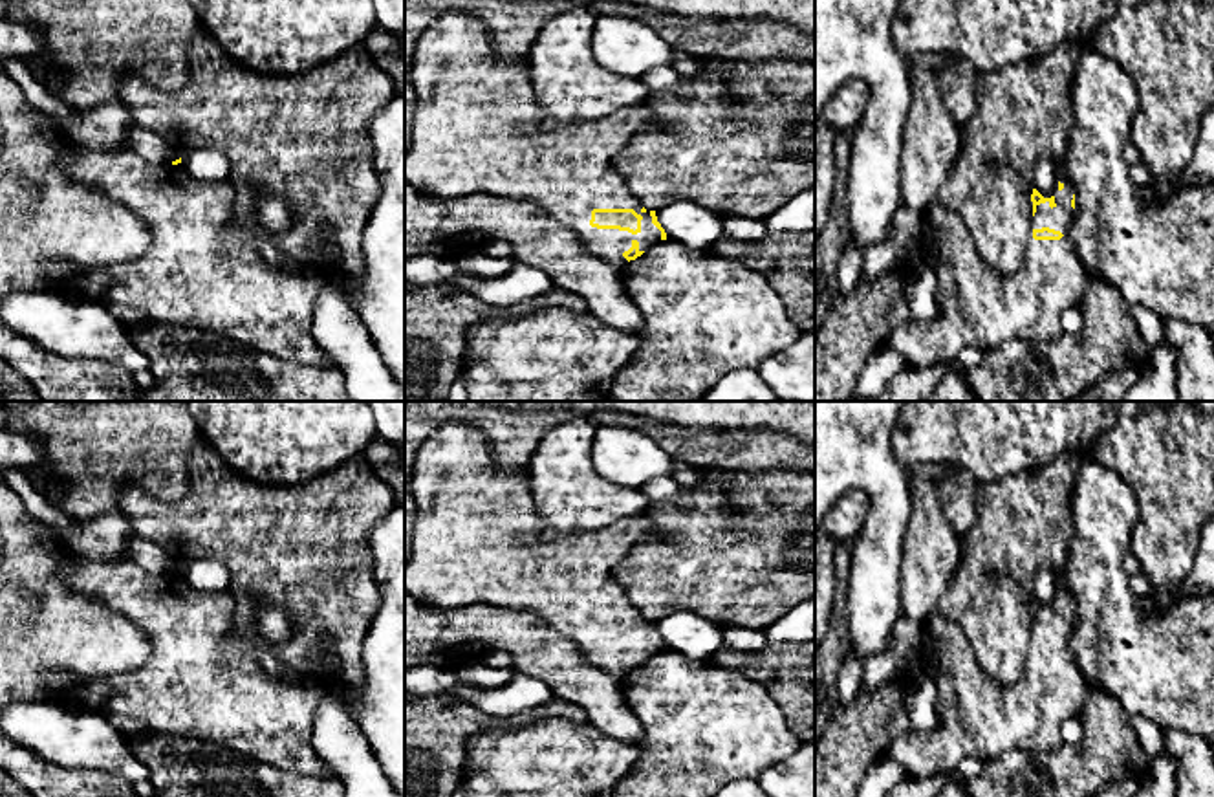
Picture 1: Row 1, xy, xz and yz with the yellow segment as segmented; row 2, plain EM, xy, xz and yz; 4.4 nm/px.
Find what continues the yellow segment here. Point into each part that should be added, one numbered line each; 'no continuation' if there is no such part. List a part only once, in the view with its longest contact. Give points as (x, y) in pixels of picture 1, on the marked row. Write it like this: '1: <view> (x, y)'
1: xz (475, 131)

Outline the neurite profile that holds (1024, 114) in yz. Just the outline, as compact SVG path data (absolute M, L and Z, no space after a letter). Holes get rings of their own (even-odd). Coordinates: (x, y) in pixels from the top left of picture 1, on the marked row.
M1060 44L1044 57L978 73L978 112L961 126L961 148L934 203L956 211L981 260L1009 277L1025 262L1033 220L1033 167L1060 158L1073 126L1073 77L1080 46Z

